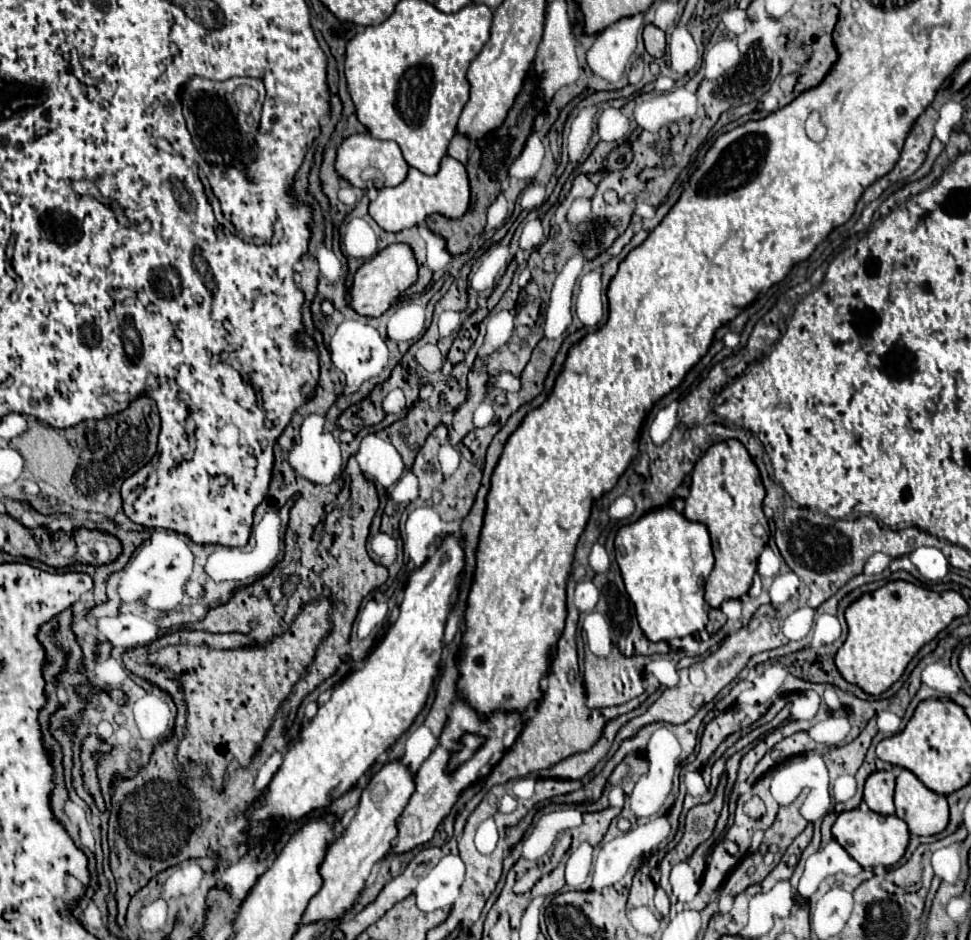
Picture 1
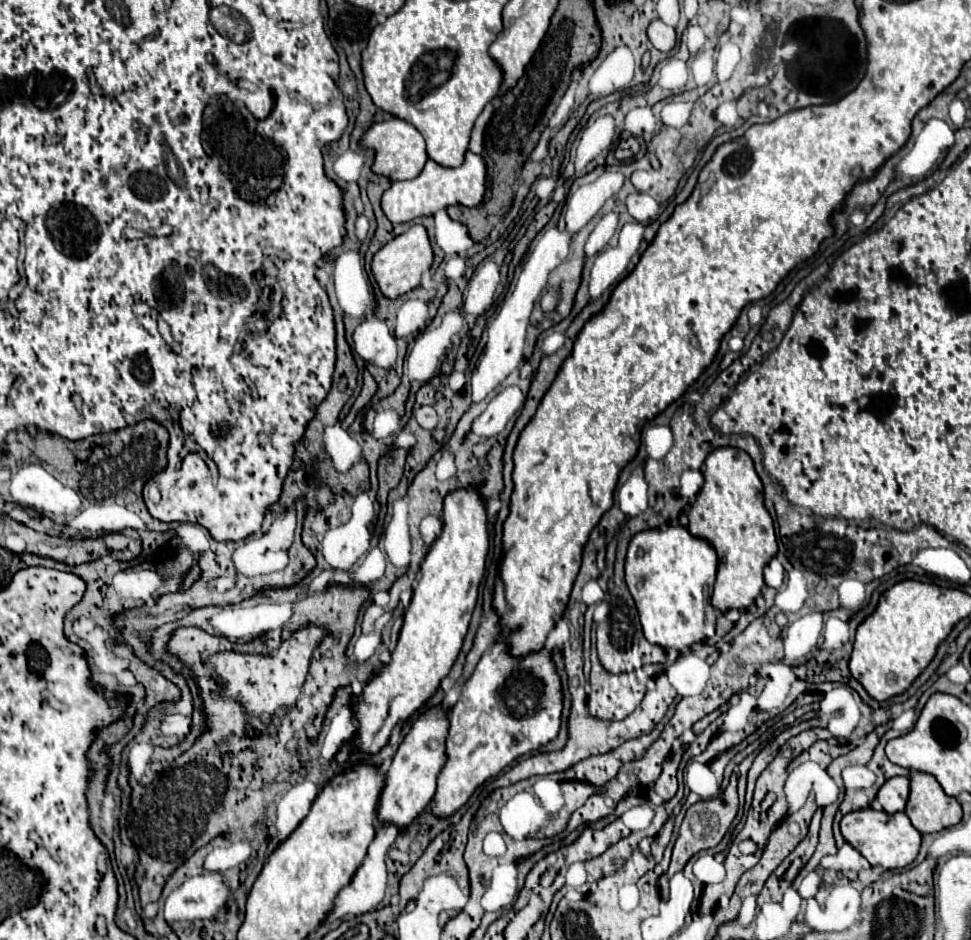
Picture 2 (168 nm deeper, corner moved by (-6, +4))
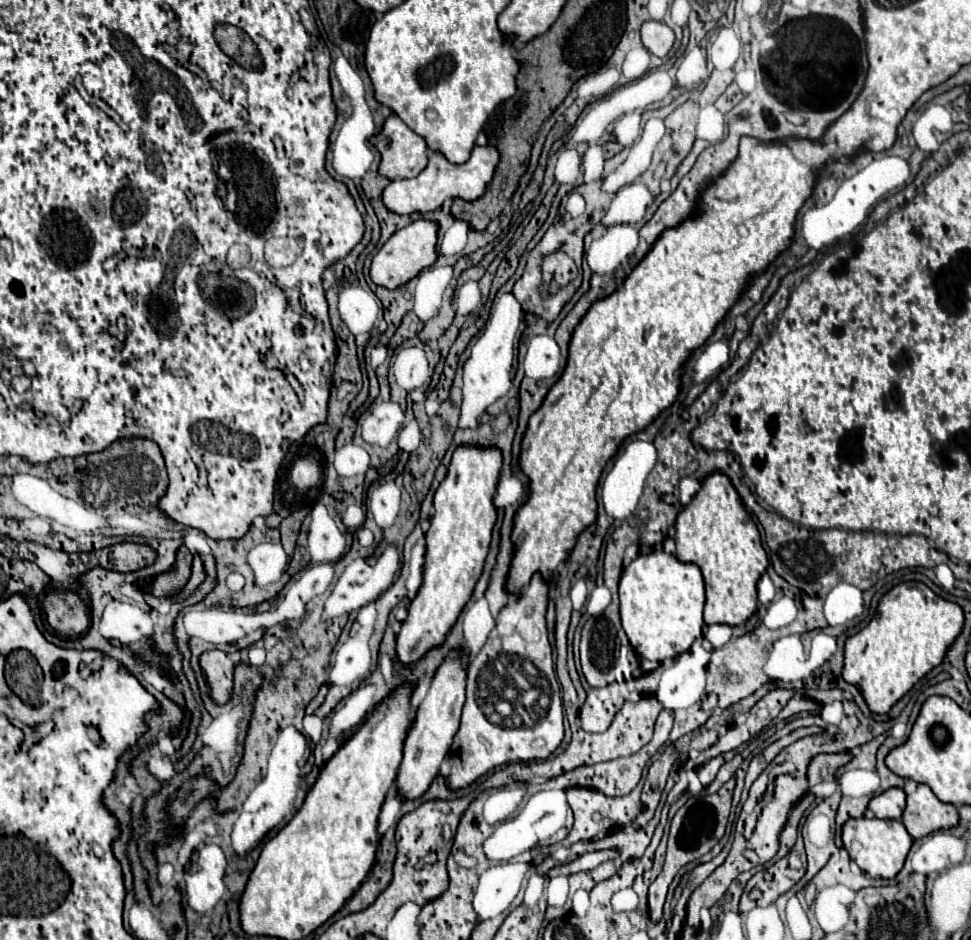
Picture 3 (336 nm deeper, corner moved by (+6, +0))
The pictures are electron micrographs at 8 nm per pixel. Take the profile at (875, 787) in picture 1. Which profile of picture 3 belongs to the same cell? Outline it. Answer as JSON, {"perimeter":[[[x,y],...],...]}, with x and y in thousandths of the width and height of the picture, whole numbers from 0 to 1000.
{"perimeter":[[[918,837],[895,852],[895,861],[905,871],[928,871],[932,859],[932,844],[926,837]]]}

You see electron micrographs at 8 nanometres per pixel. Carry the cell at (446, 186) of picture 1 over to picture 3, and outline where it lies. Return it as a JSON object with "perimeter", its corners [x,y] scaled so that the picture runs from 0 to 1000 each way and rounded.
{"perimeter":[[[489,156],[483,171],[475,176],[460,173],[460,169],[456,169],[456,165],[452,163],[442,163],[442,173],[429,188],[405,190],[394,201],[394,218],[407,229],[423,229],[448,224],[456,218],[458,212],[477,212],[487,216],[499,205],[499,197],[506,193],[506,186],[510,182],[510,173],[514,173],[514,165],[510,165],[508,156]]]}

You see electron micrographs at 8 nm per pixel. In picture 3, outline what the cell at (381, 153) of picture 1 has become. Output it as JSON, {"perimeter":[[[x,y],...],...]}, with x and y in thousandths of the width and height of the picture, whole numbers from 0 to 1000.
{"perimeter":[[[401,122],[382,152],[392,163],[390,186],[396,190],[429,188],[440,176],[440,154],[409,122]]]}

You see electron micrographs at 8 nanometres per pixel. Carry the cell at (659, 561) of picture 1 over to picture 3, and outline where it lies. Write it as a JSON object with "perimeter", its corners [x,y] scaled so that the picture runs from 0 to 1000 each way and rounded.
{"perimeter":[[[673,584],[658,588],[640,612],[637,618],[640,661],[654,693],[673,703],[685,703],[708,693],[722,669],[726,622],[722,605],[716,599],[703,599],[693,588]]]}

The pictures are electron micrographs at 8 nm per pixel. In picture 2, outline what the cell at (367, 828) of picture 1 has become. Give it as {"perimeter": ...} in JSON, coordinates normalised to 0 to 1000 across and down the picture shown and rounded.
{"perimeter":[[[456,750],[442,752],[425,769],[423,778],[411,793],[405,812],[399,820],[399,833],[392,844],[390,863],[388,863],[390,876],[399,873],[417,882],[434,863],[440,861],[450,839],[450,824],[460,812],[460,801],[458,801],[460,773],[462,773],[462,756]]]}

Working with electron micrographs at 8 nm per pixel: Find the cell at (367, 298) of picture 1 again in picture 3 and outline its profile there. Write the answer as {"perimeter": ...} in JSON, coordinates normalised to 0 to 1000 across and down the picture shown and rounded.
{"perimeter":[[[425,235],[417,244],[411,244],[384,273],[380,293],[386,303],[396,305],[396,307],[409,307],[415,305],[419,299],[423,299],[434,286],[442,284],[448,280],[450,269],[448,269],[448,259],[450,259],[450,237],[446,235]]]}

